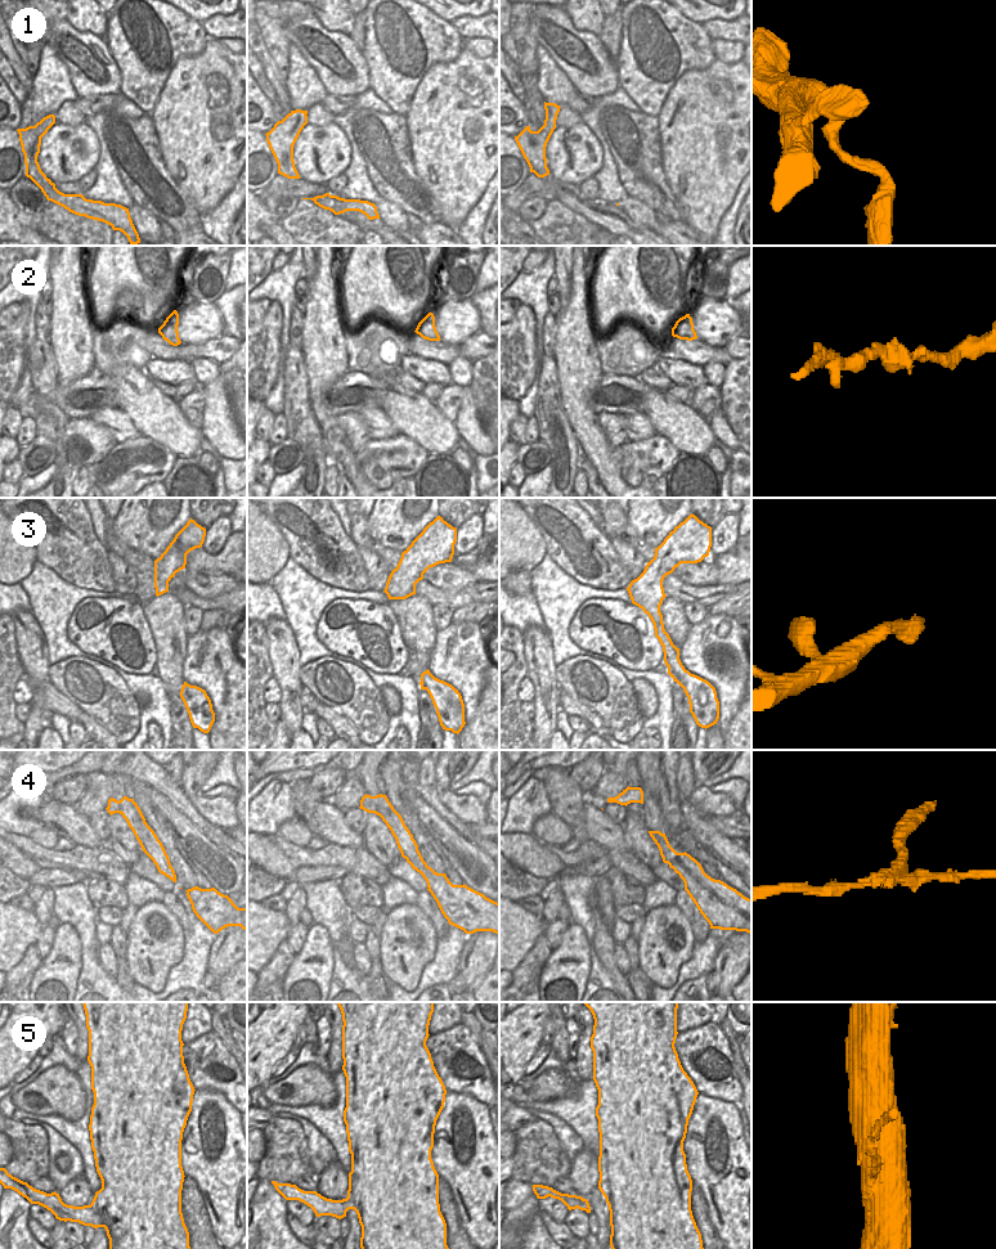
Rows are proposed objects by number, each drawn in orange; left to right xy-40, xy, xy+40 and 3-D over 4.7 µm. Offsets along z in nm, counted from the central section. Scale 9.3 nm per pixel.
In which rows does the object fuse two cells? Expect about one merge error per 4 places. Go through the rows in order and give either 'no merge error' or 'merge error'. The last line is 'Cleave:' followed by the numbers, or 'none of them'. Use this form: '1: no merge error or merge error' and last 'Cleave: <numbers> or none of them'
1: merge error
2: no merge error
3: no merge error
4: merge error
5: merge error
Cleave: 1, 4, 5

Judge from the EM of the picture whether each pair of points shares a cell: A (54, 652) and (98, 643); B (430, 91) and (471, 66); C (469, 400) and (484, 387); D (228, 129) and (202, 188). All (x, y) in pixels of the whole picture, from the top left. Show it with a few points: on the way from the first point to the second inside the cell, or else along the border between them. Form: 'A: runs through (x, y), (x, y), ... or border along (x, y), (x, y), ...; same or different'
A: border along (68, 618), (67, 638), (84, 652), (104, 659); different
B: runs through (440, 89), (448, 89), (461, 76); same
C: border along (469, 386), (476, 416), (481, 425); different
D: runs through (214, 143), (205, 152), (205, 174); same

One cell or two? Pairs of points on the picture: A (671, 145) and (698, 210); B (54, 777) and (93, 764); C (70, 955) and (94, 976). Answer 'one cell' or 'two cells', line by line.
A: one cell
B: one cell
C: two cells

